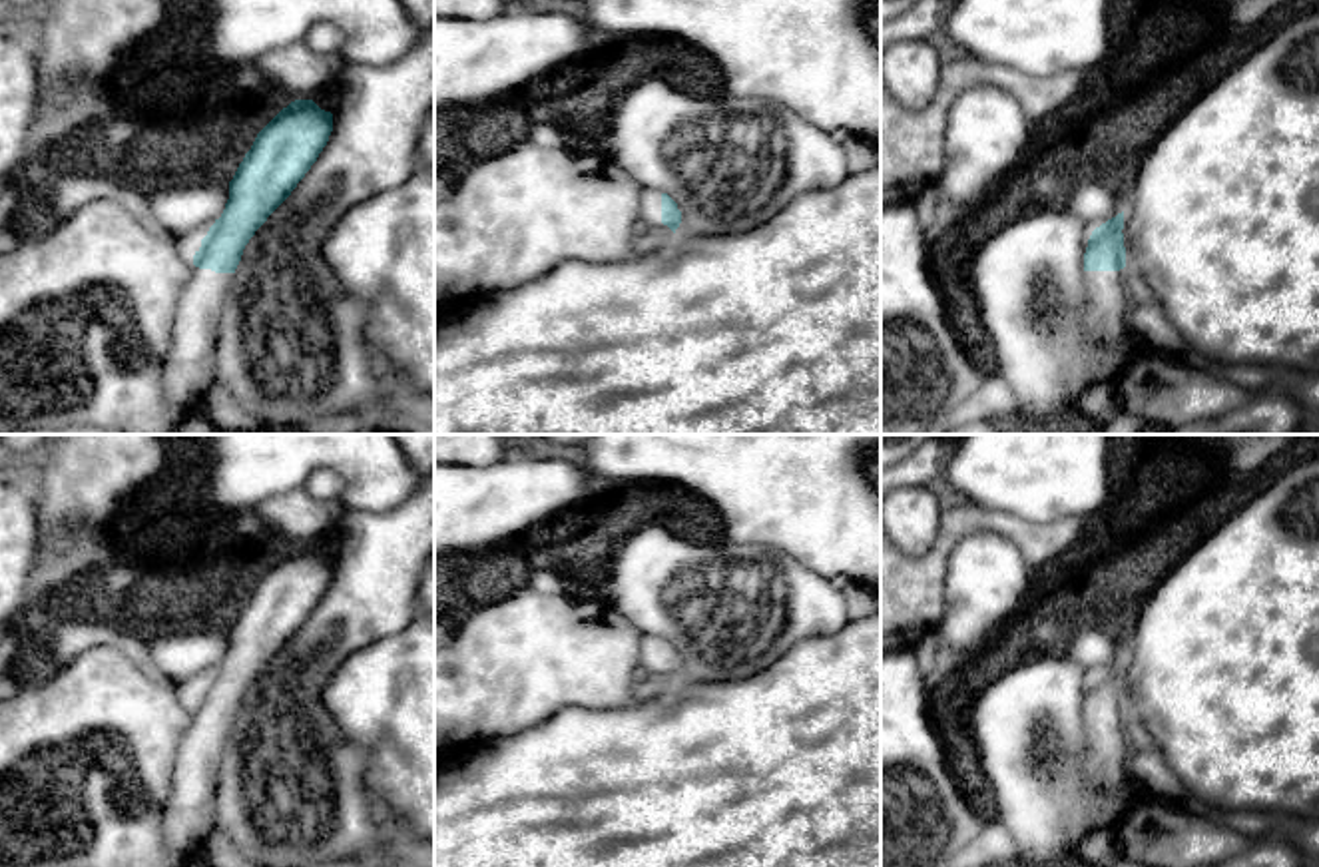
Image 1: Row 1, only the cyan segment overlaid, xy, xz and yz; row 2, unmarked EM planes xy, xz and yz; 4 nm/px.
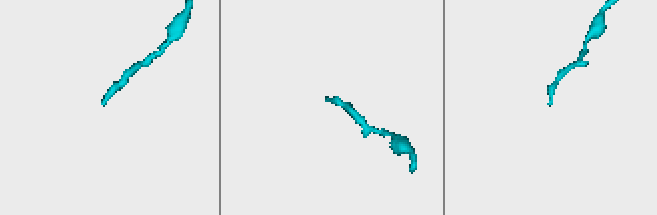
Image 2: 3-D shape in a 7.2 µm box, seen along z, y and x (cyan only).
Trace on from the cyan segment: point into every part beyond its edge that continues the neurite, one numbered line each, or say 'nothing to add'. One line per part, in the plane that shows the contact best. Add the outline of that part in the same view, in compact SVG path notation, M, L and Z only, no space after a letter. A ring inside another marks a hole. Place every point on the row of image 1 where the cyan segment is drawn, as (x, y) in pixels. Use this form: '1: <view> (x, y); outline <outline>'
1: xz (650, 200); outline M642 187L638 201L638 221L650 237L669 237L673 231L661 223L661 191Z

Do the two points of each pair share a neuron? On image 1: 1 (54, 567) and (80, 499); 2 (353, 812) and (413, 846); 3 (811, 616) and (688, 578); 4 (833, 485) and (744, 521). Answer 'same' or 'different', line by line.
1: same
2: same
3: same
4: same

